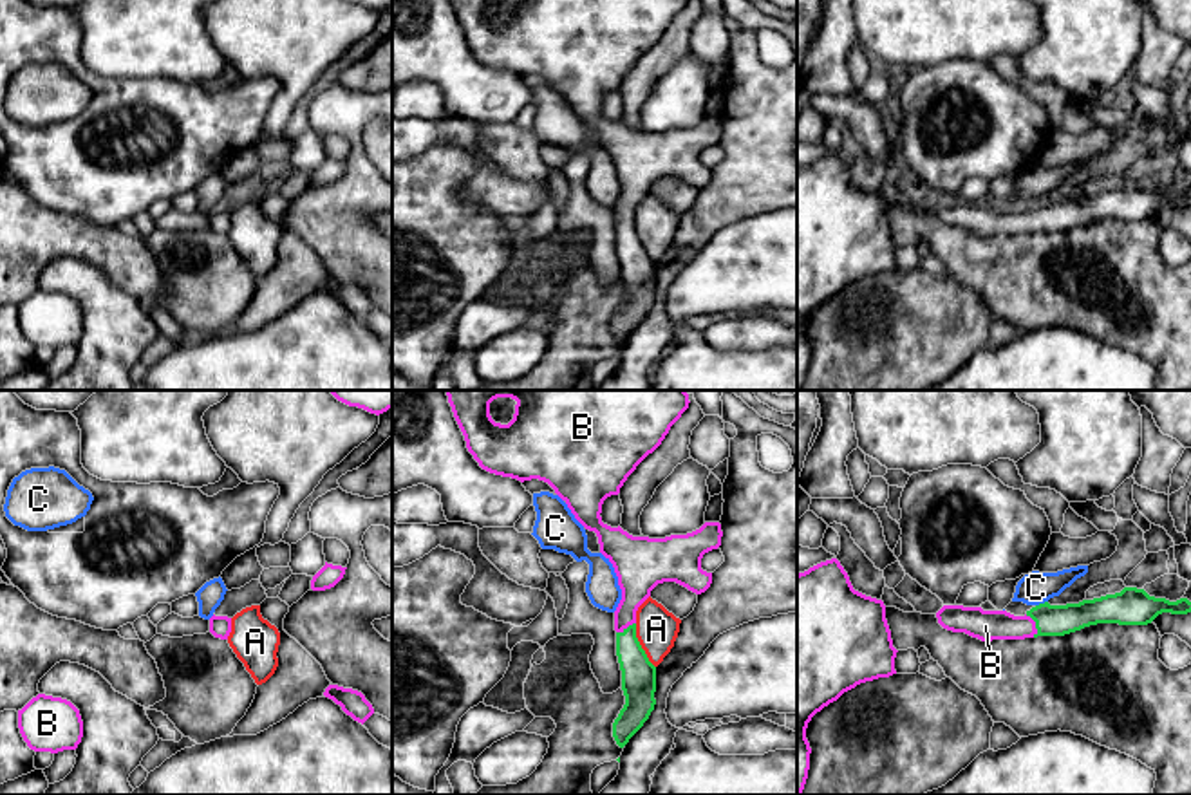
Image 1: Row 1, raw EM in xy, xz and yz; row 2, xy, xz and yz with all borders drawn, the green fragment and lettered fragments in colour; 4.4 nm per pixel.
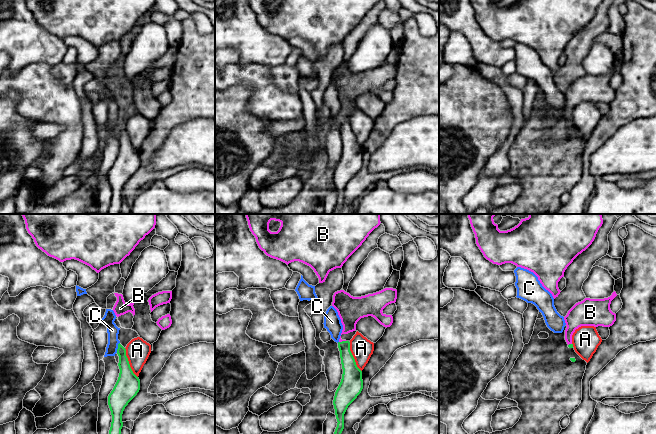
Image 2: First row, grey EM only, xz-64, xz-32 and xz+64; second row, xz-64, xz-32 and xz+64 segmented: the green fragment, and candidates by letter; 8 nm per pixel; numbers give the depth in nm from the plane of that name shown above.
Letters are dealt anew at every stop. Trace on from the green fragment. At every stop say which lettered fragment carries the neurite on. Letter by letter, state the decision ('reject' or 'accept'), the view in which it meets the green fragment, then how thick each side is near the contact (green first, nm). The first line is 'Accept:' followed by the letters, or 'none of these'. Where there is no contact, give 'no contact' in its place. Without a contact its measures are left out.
Accept: B
A: reject; contact in xz; calibres 160 and 190 nm
B: accept; contact in yz; calibres 140 and 140 nm
C: reject; contact in yz; calibres 140 and 150 nm

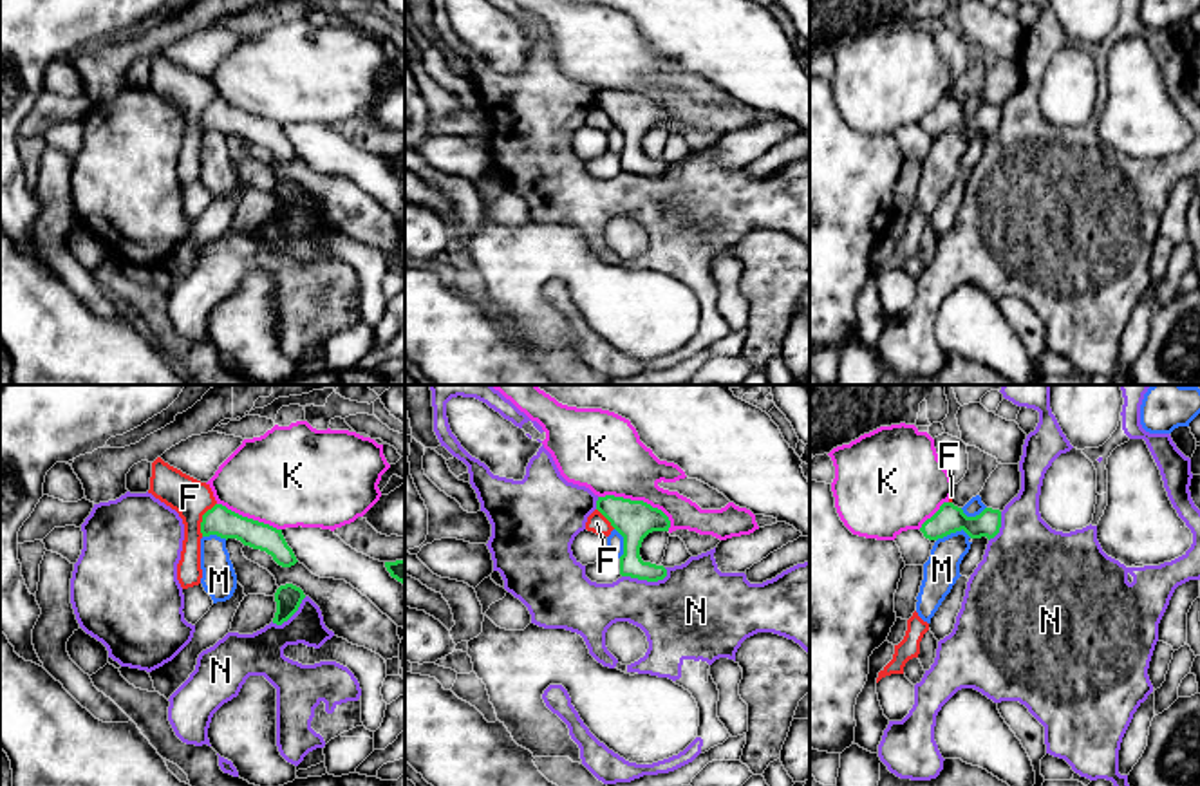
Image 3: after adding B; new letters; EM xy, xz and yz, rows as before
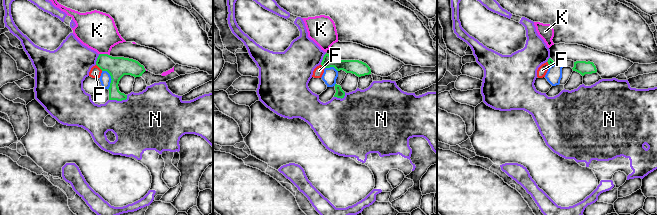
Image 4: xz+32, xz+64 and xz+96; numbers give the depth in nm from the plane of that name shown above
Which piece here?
Accept: none of these
F: reject; contact in xy; calibres 130 and 170 nm
K: reject; contact in xz; calibres 180 and 320 nm
M: reject; contact in yz; calibres 130 and 160 nm
N: reject; contact in xz; calibres 150 and 400 nm

